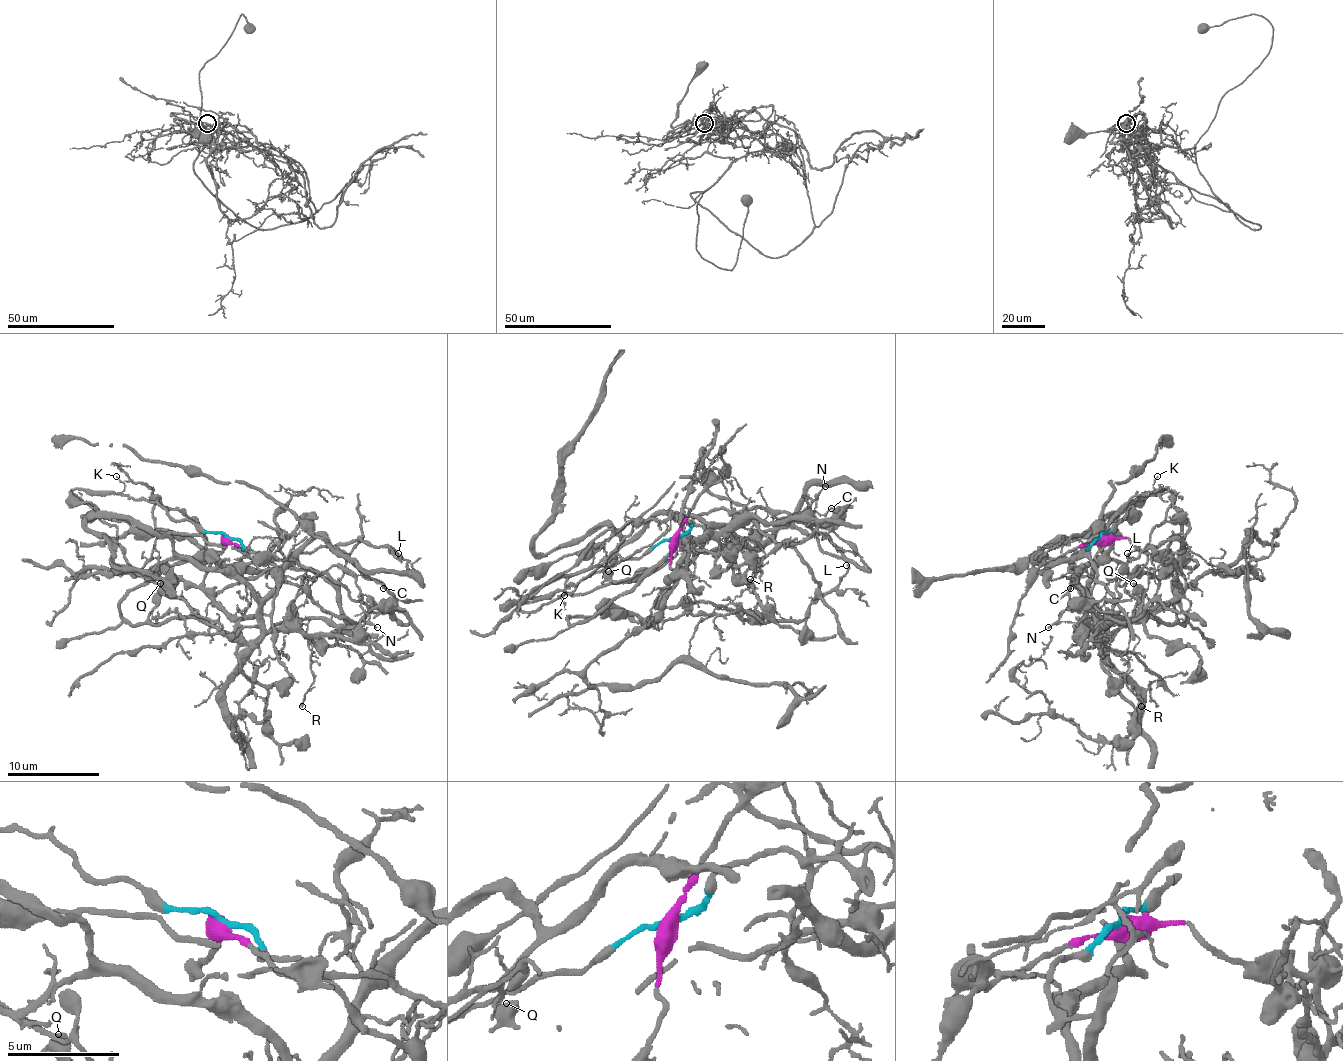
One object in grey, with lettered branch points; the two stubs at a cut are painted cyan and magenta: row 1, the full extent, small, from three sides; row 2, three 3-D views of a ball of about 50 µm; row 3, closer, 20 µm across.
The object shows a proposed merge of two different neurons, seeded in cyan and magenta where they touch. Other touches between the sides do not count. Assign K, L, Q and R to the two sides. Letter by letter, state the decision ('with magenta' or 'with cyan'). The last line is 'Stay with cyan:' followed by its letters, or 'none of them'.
K: with cyan
L: with magenta
Q: with magenta
R: with magenta
Stay with cyan: K

